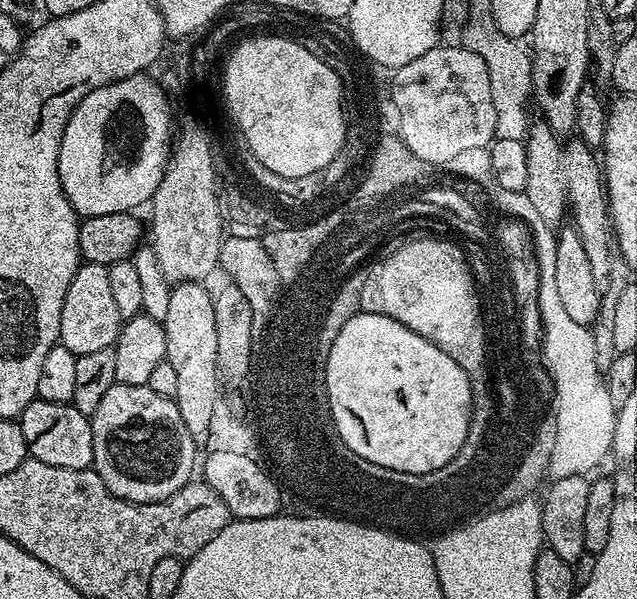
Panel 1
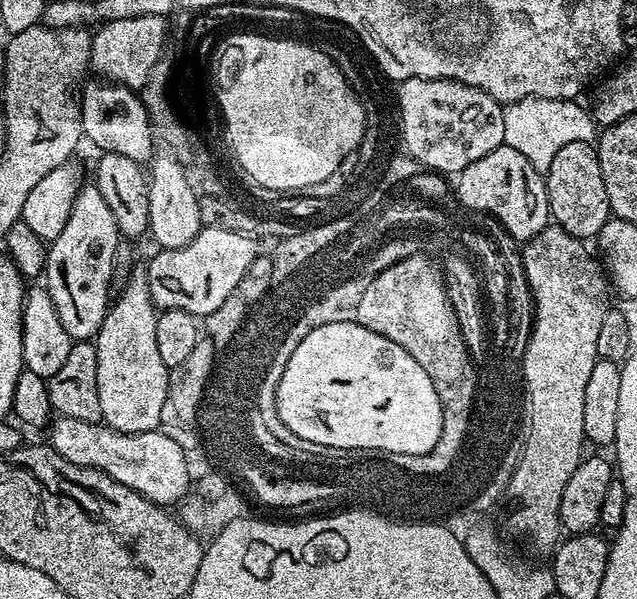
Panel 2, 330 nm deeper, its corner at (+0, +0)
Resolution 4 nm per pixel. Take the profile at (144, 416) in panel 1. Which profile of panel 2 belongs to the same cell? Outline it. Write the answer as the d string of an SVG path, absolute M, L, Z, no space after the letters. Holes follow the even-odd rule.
M143 267L136 268L129 274L120 297L109 303L102 326L96 331L98 402L102 405L103 423L115 432L142 434L160 427L170 369L158 355L154 335L157 315L158 309L148 296L148 273Z

